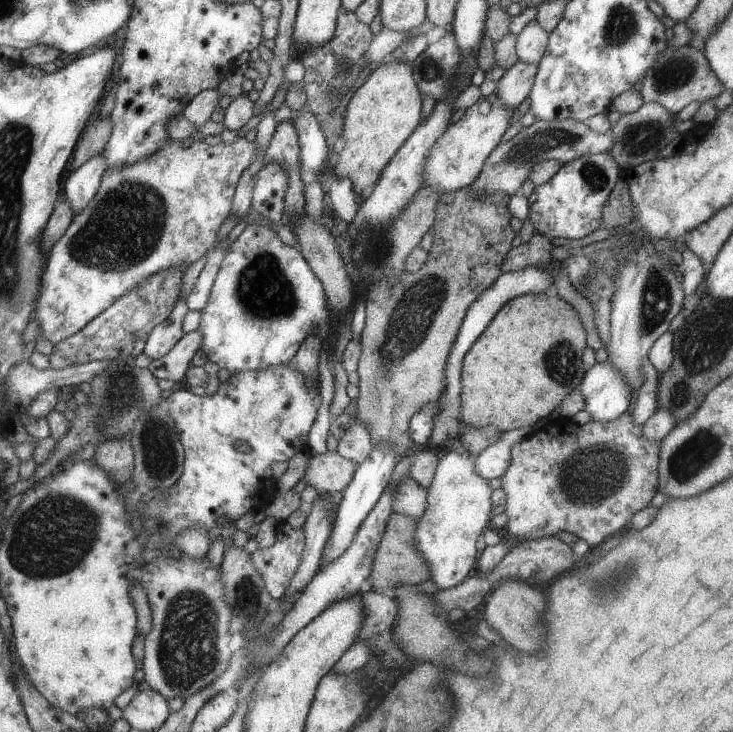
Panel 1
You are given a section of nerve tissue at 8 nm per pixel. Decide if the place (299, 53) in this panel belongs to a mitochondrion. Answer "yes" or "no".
no

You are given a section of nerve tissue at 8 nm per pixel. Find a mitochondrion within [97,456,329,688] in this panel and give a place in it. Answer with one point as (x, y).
(246, 598)

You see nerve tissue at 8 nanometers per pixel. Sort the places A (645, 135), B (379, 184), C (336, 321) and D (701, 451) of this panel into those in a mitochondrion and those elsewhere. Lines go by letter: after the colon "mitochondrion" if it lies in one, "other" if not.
A: mitochondrion
B: other
C: other
D: mitochondrion

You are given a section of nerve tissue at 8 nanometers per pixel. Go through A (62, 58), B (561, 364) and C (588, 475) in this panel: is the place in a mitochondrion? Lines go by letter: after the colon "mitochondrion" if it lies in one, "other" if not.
A: other
B: mitochondrion
C: mitochondrion

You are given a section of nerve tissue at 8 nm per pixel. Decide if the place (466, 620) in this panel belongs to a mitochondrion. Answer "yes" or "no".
no

